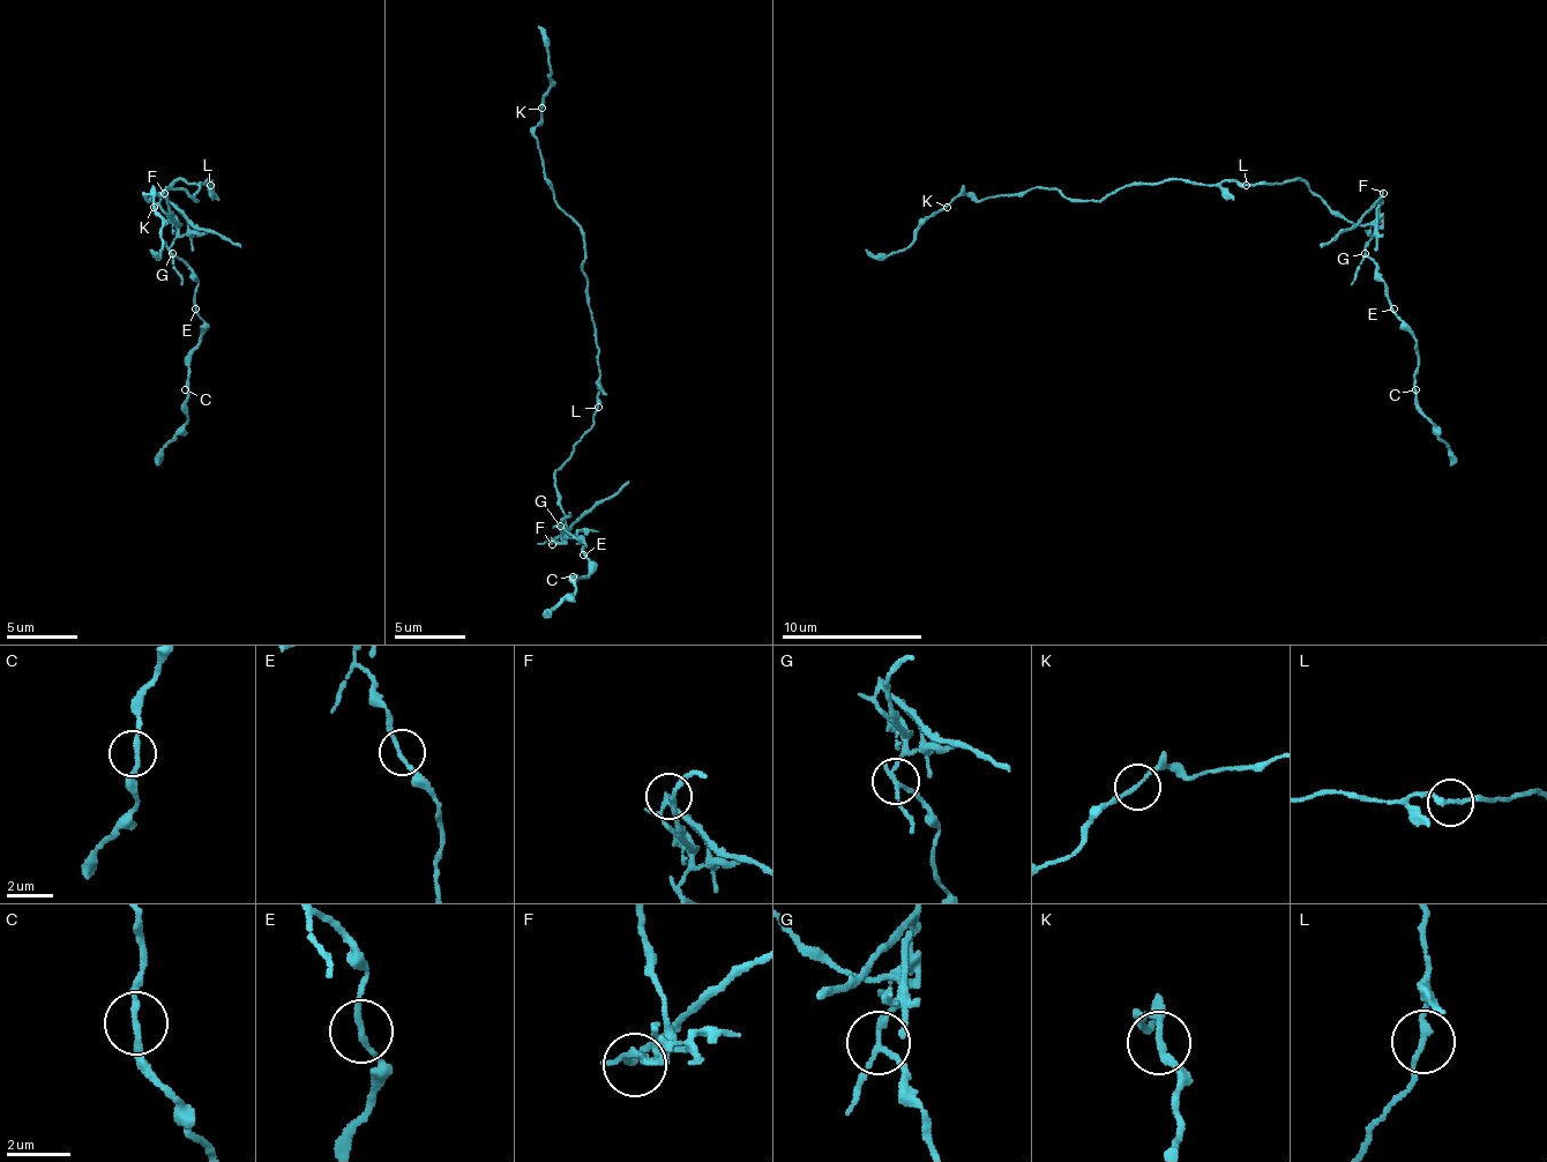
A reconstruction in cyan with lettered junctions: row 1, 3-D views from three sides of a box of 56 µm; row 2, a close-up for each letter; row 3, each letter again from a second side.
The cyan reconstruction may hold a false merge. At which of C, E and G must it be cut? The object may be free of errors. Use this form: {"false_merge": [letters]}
{"false_merge": ["G"]}

